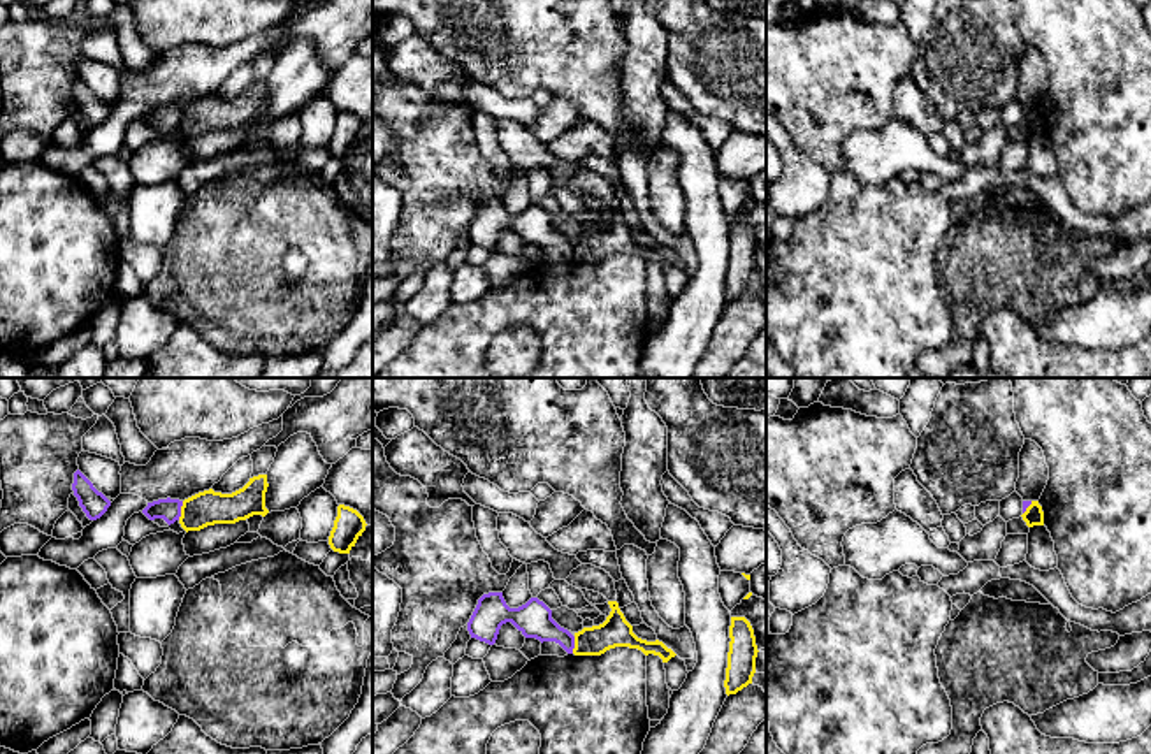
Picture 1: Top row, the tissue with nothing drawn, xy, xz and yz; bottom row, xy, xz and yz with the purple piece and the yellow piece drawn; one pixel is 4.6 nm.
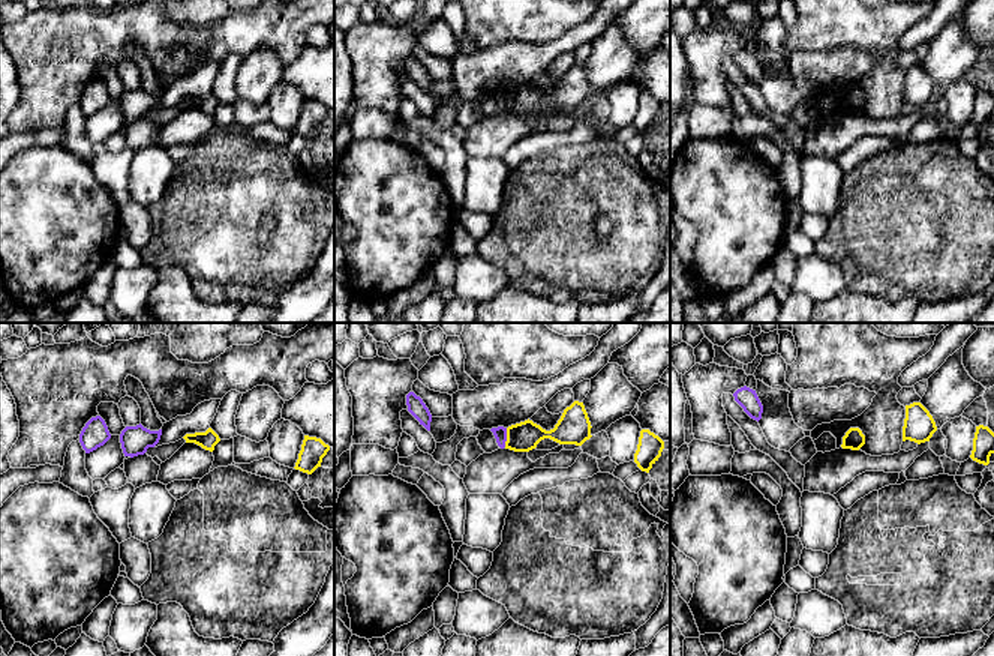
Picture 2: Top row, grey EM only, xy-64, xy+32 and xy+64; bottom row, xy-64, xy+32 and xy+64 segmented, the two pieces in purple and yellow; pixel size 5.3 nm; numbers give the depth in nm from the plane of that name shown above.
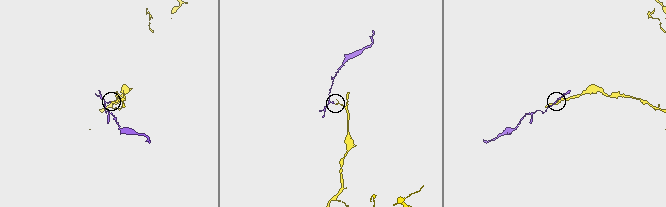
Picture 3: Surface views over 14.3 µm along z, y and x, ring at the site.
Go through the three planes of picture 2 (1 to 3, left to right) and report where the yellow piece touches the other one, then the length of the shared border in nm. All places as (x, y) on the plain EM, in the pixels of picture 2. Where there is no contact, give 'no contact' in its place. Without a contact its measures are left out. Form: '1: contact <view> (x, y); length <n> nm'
1: no contact
2: contact xy+32 (505, 101); length 110 nm
3: no contact

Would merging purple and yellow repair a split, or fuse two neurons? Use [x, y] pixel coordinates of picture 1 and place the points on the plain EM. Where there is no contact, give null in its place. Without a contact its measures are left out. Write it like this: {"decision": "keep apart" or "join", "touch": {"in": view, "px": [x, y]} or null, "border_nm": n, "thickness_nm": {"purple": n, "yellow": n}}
{"decision": "keep apart", "touch": {"in": "xy", "px": [180, 116]}, "border_nm": 90, "thickness_nm": {"purple": 100, "yellow": 160}}

